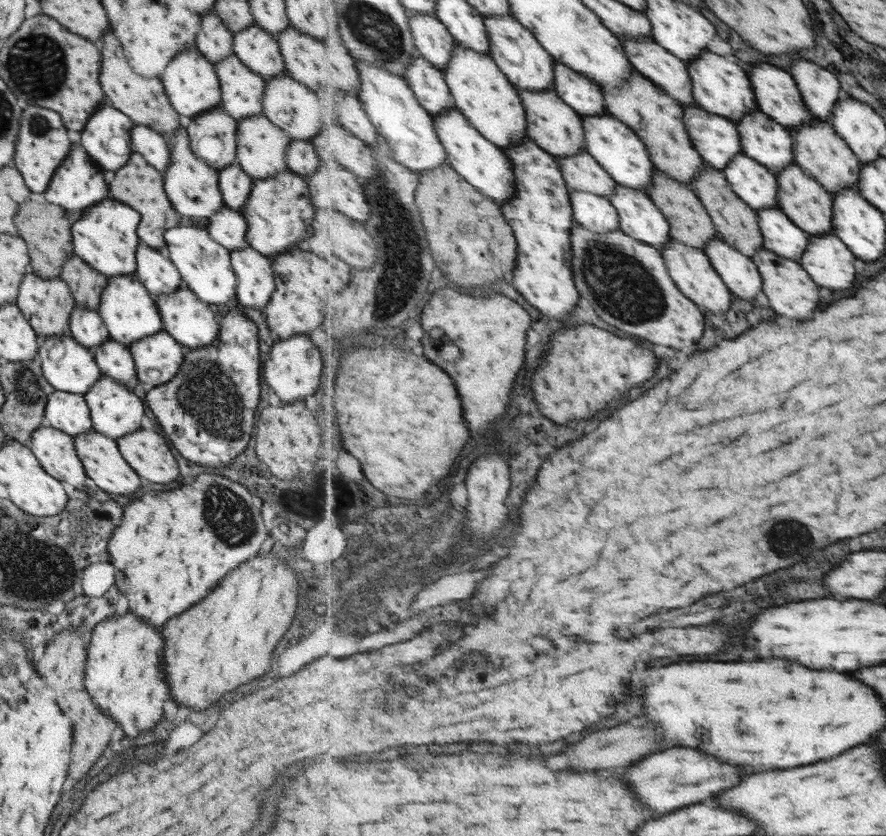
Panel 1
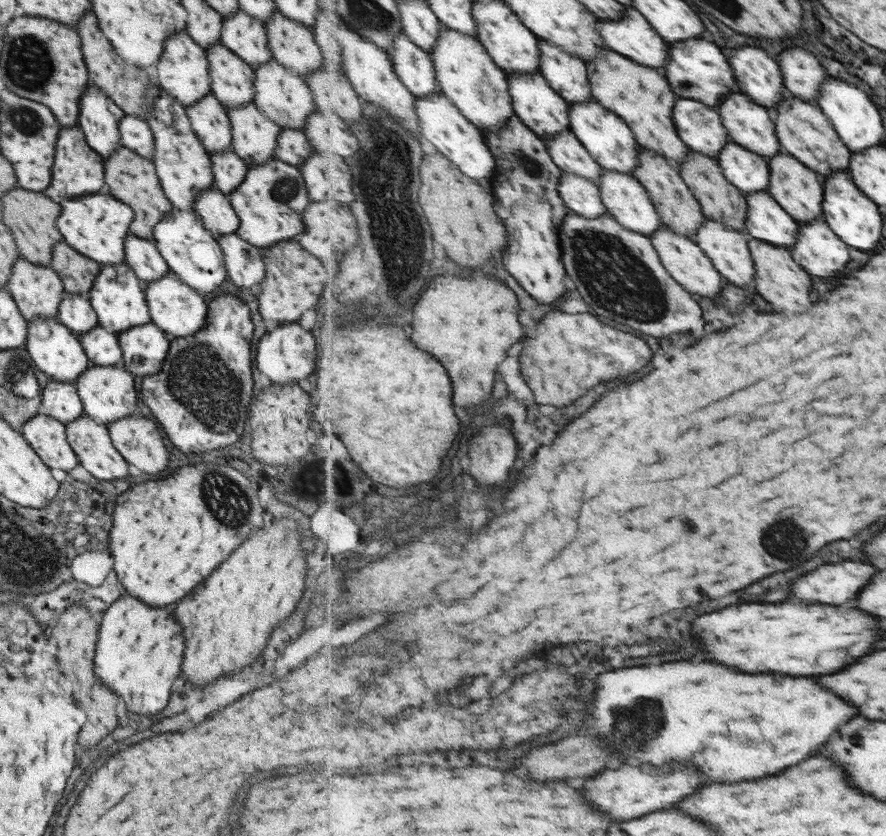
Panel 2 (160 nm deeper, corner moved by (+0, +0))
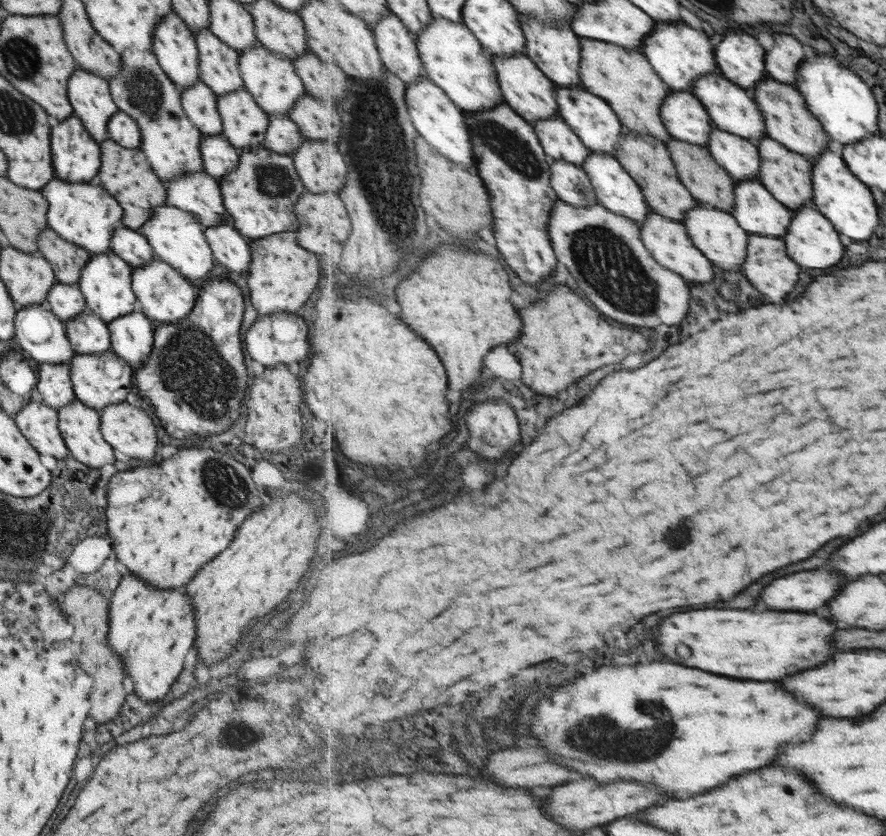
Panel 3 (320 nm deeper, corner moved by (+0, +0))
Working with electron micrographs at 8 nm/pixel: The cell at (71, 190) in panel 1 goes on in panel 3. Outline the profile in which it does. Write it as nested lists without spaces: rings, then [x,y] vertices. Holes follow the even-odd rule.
[[[71,114],[62,121],[53,121],[49,134],[54,177],[65,182],[91,182],[91,178],[96,176],[100,167],[100,150],[98,144],[91,140],[90,134],[85,134],[82,122]]]

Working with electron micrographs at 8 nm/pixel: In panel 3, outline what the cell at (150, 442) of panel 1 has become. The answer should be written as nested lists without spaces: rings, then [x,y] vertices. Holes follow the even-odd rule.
[[[126,401],[106,404],[98,411],[99,430],[111,448],[139,460],[151,460],[155,452],[155,427],[139,407]]]

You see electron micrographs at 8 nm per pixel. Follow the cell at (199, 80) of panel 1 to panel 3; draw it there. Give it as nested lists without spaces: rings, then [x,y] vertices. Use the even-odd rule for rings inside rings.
[[[172,11],[157,22],[151,52],[165,76],[179,90],[200,81],[193,33]]]

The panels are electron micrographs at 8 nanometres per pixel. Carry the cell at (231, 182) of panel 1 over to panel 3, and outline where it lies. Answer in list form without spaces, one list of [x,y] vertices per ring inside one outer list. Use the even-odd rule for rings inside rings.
[[[202,135],[199,151],[204,172],[219,180],[238,162],[238,150],[222,135]]]

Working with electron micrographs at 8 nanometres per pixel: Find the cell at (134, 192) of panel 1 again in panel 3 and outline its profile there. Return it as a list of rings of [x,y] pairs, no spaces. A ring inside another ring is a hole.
[[[109,138],[98,144],[98,148],[100,167],[93,180],[111,194],[123,208],[123,218],[121,218],[123,227],[138,230],[148,220],[153,209],[165,205],[165,183],[155,176],[140,149],[122,148]]]

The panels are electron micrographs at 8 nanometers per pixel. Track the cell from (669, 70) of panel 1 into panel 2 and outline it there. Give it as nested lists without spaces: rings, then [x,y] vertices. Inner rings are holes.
[[[632,5],[627,6],[628,13],[619,20],[600,20],[601,34],[609,49],[625,55],[635,62],[656,68],[661,75],[667,74],[669,46],[661,33],[653,29],[645,15]]]

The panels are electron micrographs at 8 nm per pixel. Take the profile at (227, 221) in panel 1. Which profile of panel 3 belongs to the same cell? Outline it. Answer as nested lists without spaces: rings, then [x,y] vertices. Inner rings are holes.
[[[204,171],[173,177],[171,181],[165,182],[165,192],[165,205],[171,205],[194,214],[203,227],[215,226],[224,221],[224,216],[227,215],[221,202],[218,181]]]

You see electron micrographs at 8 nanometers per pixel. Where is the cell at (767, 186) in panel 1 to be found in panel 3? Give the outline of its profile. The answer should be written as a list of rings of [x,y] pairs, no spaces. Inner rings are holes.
[[[715,128],[707,147],[735,181],[760,179],[760,148],[742,136]]]

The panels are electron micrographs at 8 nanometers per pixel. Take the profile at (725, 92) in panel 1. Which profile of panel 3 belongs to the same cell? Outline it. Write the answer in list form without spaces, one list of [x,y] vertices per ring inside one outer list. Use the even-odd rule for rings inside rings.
[[[656,22],[655,32],[647,36],[645,41],[647,42],[644,44],[644,55],[671,91],[689,91],[693,86],[697,86],[701,78],[722,72],[717,64],[715,48],[710,37],[705,32],[687,26],[685,22],[679,22],[677,26]]]

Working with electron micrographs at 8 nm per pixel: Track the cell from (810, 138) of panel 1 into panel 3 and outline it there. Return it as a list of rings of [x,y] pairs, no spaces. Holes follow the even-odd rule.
[[[771,77],[769,80],[763,80],[751,94],[764,115],[767,136],[777,138],[777,142],[789,146],[792,152],[820,158],[825,154],[825,150],[835,145],[820,119],[808,109],[808,102],[802,92],[793,85],[777,82]]]

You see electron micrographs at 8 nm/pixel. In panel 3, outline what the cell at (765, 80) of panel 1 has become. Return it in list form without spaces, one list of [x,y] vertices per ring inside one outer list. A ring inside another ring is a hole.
[[[727,30],[715,47],[721,74],[751,93],[761,80],[771,78],[765,64],[765,48],[743,30]]]

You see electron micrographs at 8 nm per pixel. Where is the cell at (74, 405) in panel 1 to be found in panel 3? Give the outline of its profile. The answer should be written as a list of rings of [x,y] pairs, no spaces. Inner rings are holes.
[[[35,364],[34,369],[37,377],[37,382],[34,386],[34,396],[39,398],[43,404],[57,410],[75,399],[67,364]]]

